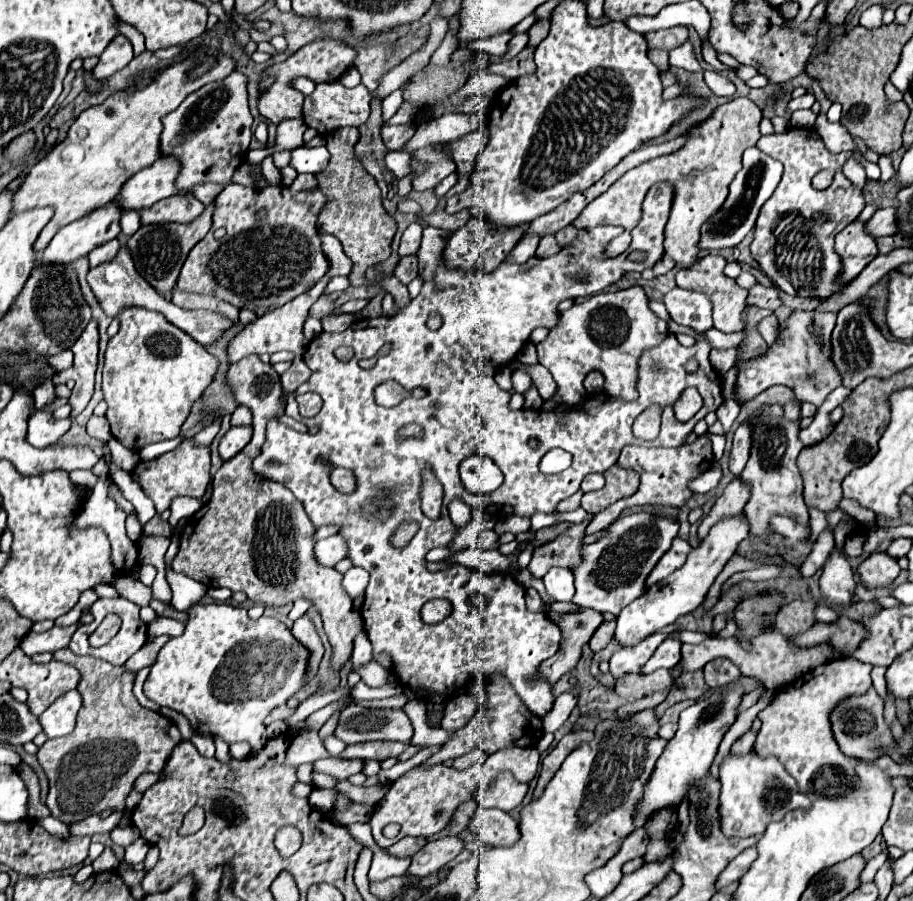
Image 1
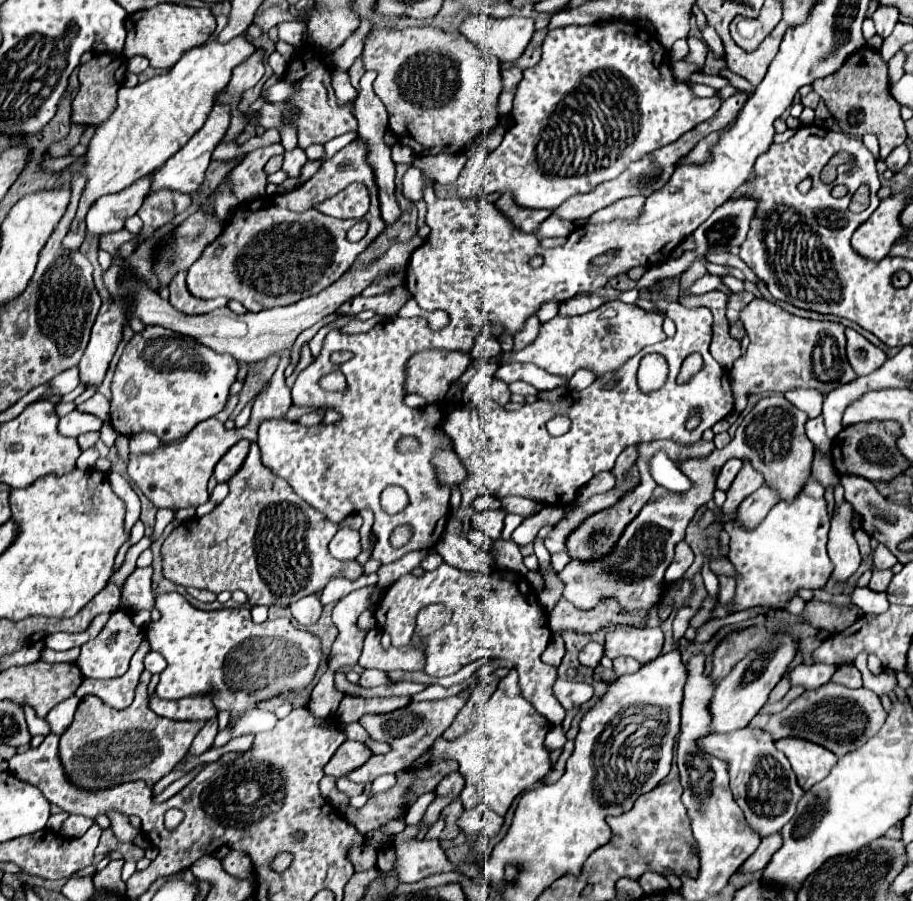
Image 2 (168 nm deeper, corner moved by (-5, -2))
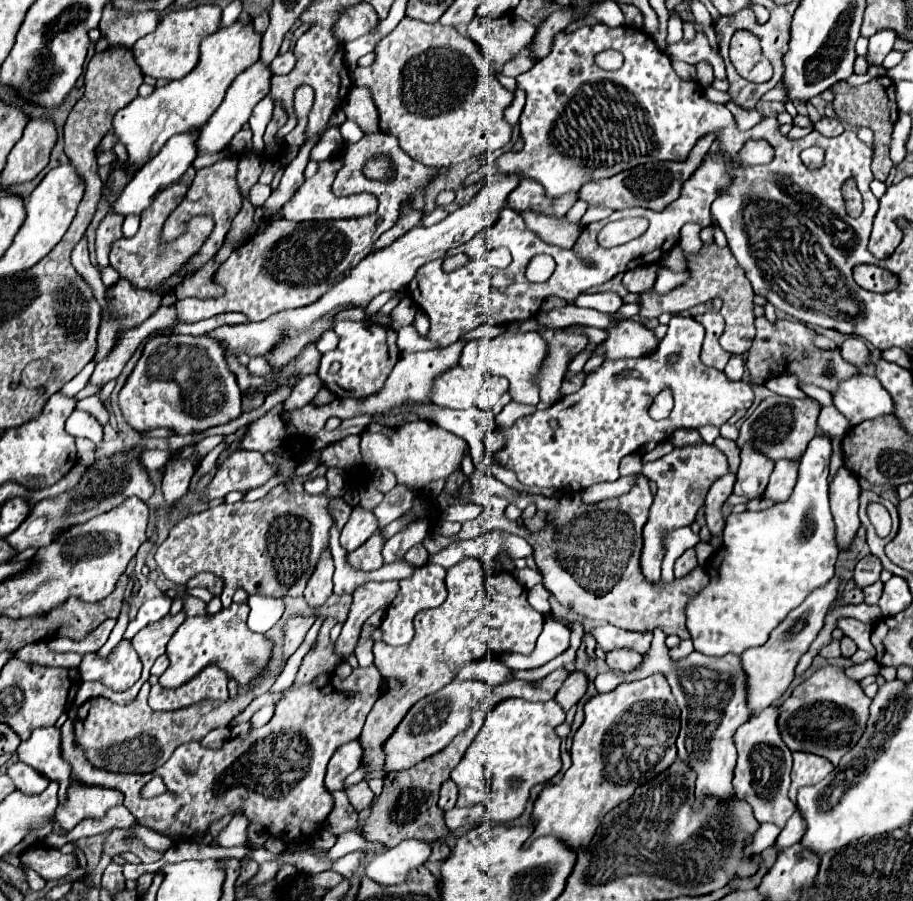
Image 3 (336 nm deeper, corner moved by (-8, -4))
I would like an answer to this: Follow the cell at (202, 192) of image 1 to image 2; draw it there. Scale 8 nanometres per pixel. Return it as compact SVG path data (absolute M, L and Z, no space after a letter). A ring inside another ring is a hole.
M217 100L213 104L213 110L209 114L207 122L203 124L203 128L199 132L195 132L193 138L175 156L171 156L159 170L155 170L151 192L159 190L159 188L171 188L171 190L177 190L177 192L183 192L183 194L197 192L201 188L201 184L203 184L203 176L205 176L205 170L207 170L207 166L211 162L213 150L217 148L217 144L227 134L229 122L231 122L231 110L229 110L229 106L225 102L221 102L221 100Z

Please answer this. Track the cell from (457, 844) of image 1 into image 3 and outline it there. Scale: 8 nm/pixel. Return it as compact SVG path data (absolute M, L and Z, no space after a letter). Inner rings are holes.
M408 838L390 848L384 854L378 854L372 862L366 864L366 876L378 884L404 884L410 870L422 866L432 854L428 842Z

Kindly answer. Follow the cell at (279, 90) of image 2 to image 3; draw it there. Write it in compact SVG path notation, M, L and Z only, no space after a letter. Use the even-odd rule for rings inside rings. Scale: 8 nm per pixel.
M266 96L266 98L262 98L262 100L254 106L252 116L250 116L250 120L248 120L248 124L250 124L252 132L254 132L252 152L258 152L258 154L264 152L262 134L264 134L264 130L266 130L266 124L270 122L270 118L272 118L272 98Z

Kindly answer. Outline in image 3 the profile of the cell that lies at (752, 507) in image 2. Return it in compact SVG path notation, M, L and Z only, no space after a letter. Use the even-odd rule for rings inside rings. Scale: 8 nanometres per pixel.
M778 460L774 466L774 472L770 476L770 482L766 486L764 498L770 498L776 504L788 500L794 484L796 484L796 474L798 474L798 462Z

